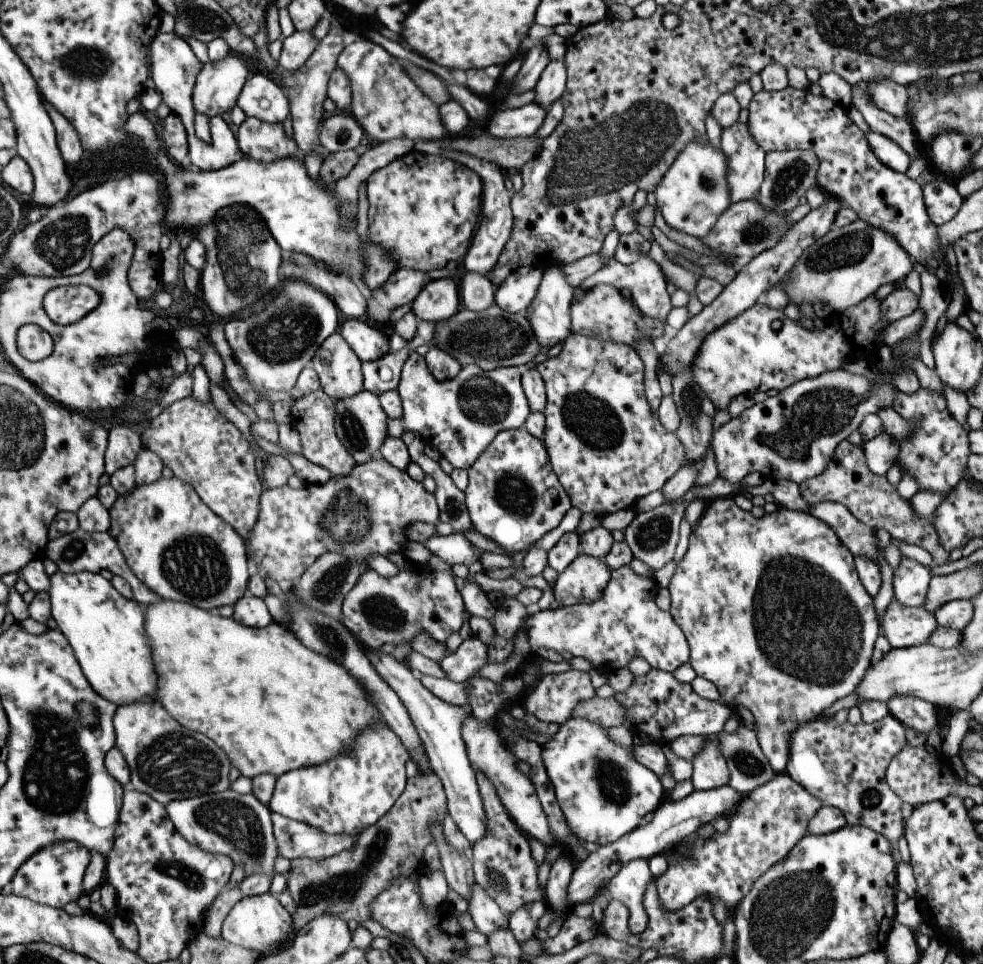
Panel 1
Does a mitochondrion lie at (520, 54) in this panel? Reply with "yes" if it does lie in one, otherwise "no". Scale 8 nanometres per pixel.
no

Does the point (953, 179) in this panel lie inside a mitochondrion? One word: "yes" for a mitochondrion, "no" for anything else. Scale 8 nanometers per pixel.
no

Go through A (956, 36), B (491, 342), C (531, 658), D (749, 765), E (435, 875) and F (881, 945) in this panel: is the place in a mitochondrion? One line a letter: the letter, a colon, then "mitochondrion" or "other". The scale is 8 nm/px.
A: mitochondrion
B: mitochondrion
C: other
D: mitochondrion
E: other
F: other

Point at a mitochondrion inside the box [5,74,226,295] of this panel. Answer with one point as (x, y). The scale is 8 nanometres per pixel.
(62, 243)

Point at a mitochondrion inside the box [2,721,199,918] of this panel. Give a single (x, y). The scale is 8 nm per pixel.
(56, 780)

